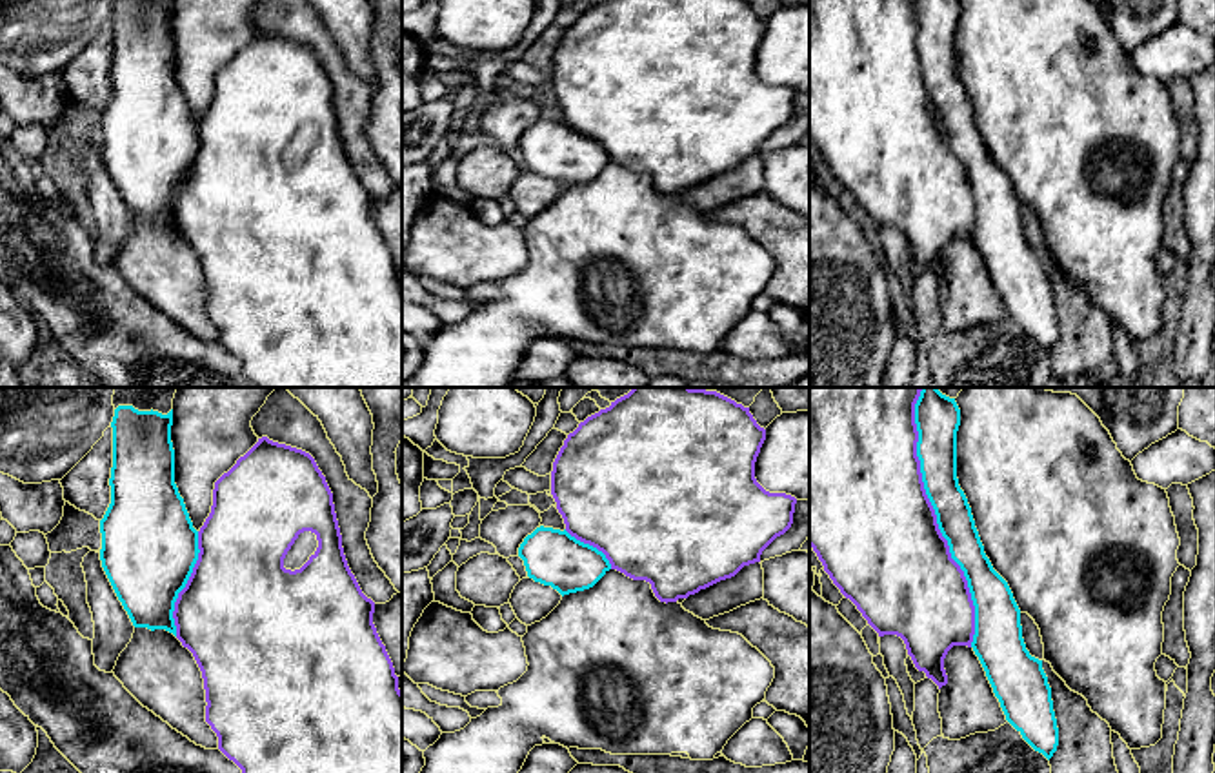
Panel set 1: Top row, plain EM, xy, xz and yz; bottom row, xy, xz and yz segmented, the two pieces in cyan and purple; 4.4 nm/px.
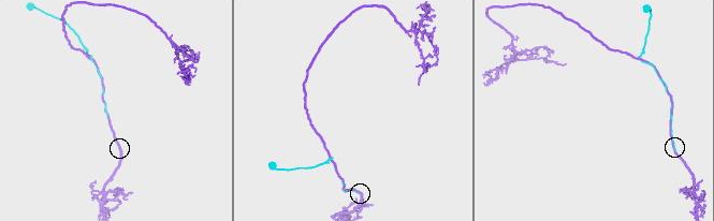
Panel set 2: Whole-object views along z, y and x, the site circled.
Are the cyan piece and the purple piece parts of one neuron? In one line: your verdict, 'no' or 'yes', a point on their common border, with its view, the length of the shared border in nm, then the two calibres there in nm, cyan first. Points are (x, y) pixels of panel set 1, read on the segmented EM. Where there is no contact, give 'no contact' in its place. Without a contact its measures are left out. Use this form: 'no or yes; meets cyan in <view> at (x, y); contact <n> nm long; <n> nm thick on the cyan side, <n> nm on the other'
yes; meets cyan in yz at (937, 517); contact 1150 nm long; 160 nm thick on the cyan side, 480 nm on the other

